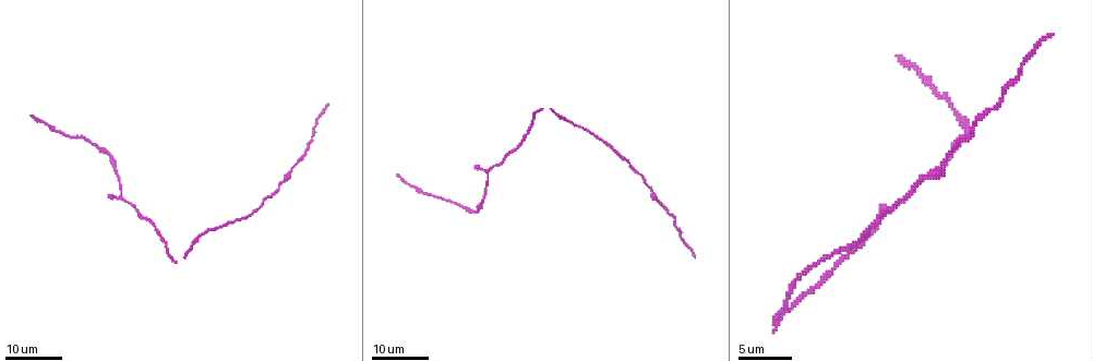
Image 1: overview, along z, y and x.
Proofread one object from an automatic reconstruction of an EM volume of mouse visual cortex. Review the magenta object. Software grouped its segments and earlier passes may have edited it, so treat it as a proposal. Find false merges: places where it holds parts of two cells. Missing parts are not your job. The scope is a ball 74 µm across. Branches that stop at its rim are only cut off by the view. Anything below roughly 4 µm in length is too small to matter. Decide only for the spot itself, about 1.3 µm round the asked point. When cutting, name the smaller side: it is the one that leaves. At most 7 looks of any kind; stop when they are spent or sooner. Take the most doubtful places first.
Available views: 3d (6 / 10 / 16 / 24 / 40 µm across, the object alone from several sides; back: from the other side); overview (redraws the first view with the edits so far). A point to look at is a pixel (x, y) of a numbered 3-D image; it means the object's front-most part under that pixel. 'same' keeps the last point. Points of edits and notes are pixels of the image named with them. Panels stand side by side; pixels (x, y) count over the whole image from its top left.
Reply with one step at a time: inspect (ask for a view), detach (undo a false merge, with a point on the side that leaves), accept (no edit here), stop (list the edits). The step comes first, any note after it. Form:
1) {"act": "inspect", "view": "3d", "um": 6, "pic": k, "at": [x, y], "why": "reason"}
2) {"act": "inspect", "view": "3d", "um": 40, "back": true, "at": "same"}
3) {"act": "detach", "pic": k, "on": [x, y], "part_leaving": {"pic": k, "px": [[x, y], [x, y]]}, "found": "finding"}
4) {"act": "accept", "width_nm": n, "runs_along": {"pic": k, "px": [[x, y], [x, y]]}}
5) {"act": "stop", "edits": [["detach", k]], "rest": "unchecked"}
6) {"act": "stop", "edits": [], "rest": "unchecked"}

{"act": "inspect", "view": "3d", "um": 16, "pic": 1, "at": [943, 164], "why": "calibre changes"}

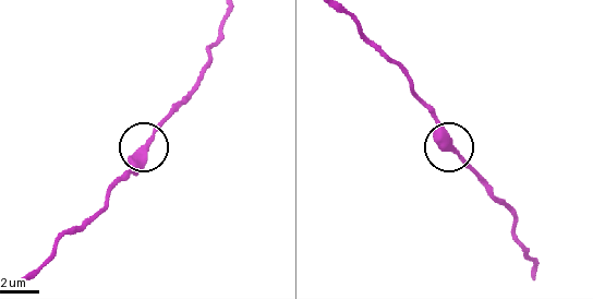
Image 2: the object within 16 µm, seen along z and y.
{"act": "inspect", "view": "3d", "um": 10, "pic": 2, "at": [142, 148]}

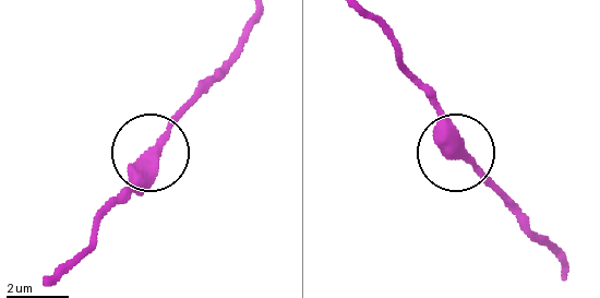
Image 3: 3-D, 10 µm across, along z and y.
{"act": "inspect", "view": "3d", "um": 6, "pic": 3, "at": [153, 150]}

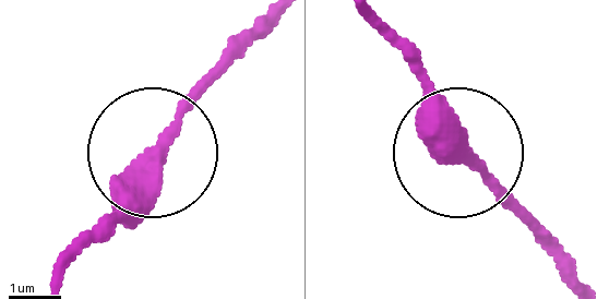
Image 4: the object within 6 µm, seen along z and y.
{"act": "accept", "runs_along": {"pic": 4, "px": [[62, 275], [115, 218], [162, 132], [249, 45]]}, "found": "one cell here"}

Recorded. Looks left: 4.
{"act": "inspect", "view": "3d", "um": 16, "pic": 1, "at": [932, 87], "why": "thick turns thin"}

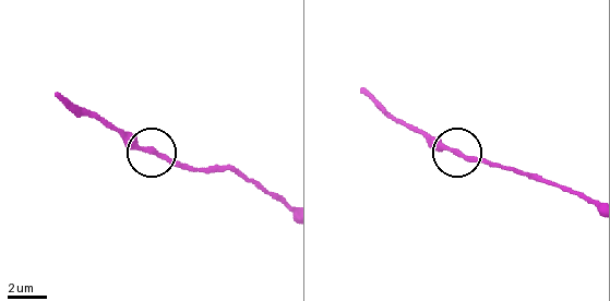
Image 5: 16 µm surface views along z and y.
{"act": "inspect", "view": "3d", "um": 6, "pic": 5, "at": [149, 149], "why": "closer look"}

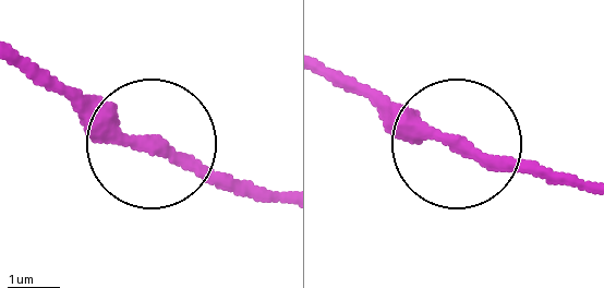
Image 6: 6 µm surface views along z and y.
{"act": "inspect", "view": "3d", "um": 6, "back": true, "pic": 6, "at": [451, 143]}

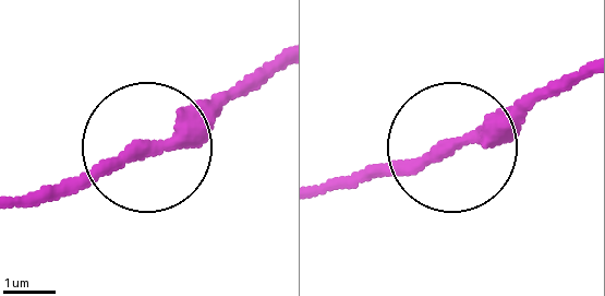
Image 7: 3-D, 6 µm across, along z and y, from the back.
{"act": "accept", "runs_along": {"pic": 7, "px": [[20, 196], [111, 174], [190, 131], [238, 83]]}, "found": "all the same cell"}

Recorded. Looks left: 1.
{"act": "stop", "edits": [], "rest": "unchecked"}

